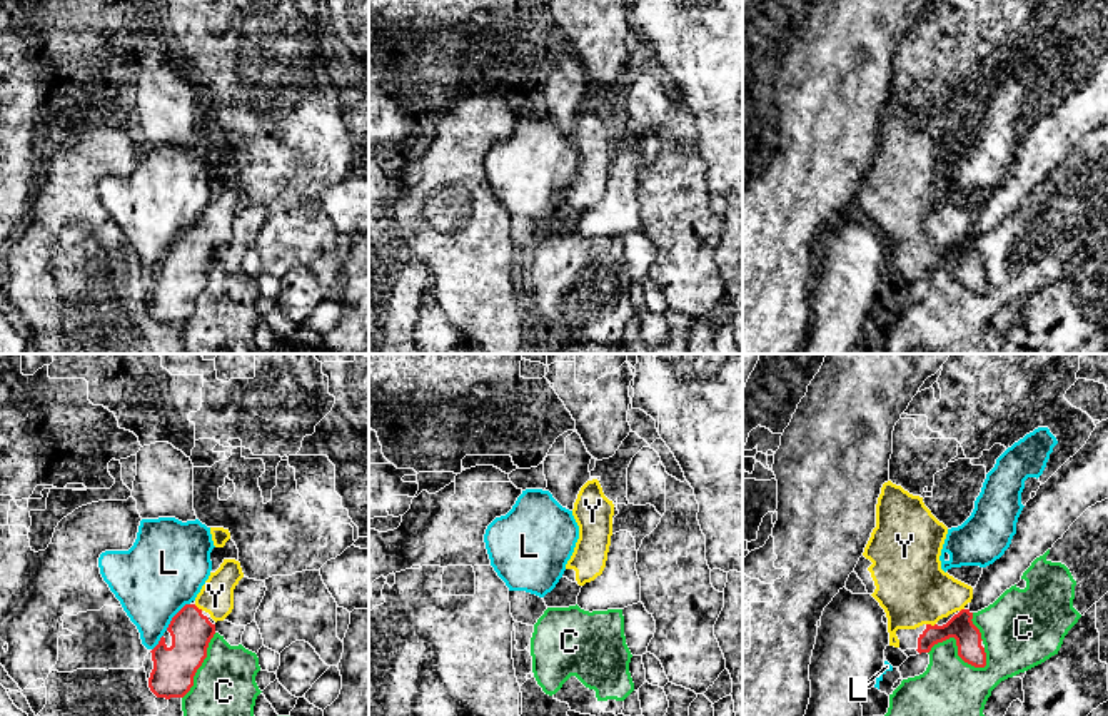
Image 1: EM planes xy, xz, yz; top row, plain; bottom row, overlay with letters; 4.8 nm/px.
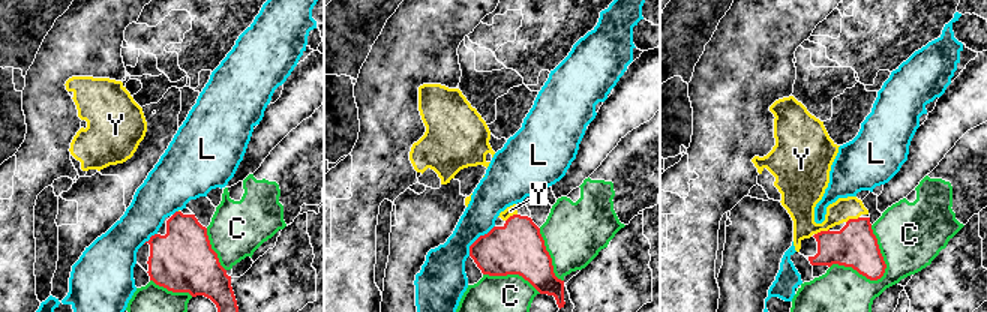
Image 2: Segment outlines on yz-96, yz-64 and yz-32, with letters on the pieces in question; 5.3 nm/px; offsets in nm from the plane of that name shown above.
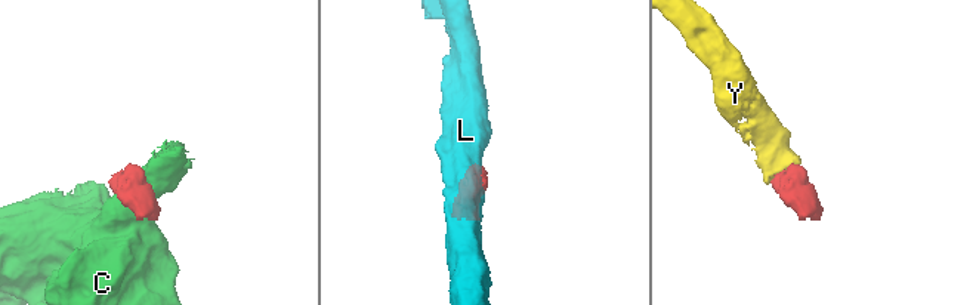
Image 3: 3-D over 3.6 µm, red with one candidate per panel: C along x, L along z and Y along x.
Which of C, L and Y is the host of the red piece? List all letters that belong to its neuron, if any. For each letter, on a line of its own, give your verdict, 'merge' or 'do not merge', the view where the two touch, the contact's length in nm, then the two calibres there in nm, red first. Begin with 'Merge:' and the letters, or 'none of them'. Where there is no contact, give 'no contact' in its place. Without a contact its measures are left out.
Merge: Y
C: do not merge | yz | 300 nm | 130/360 nm
L: do not merge | xy | 180 nm | 200/400 nm
Y: merge | yz | 50 nm | 130/340 nm

